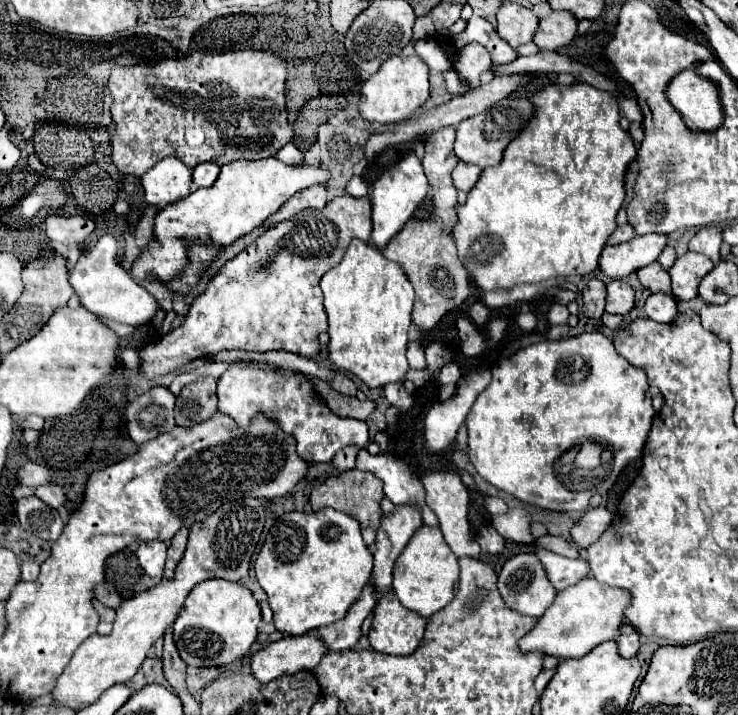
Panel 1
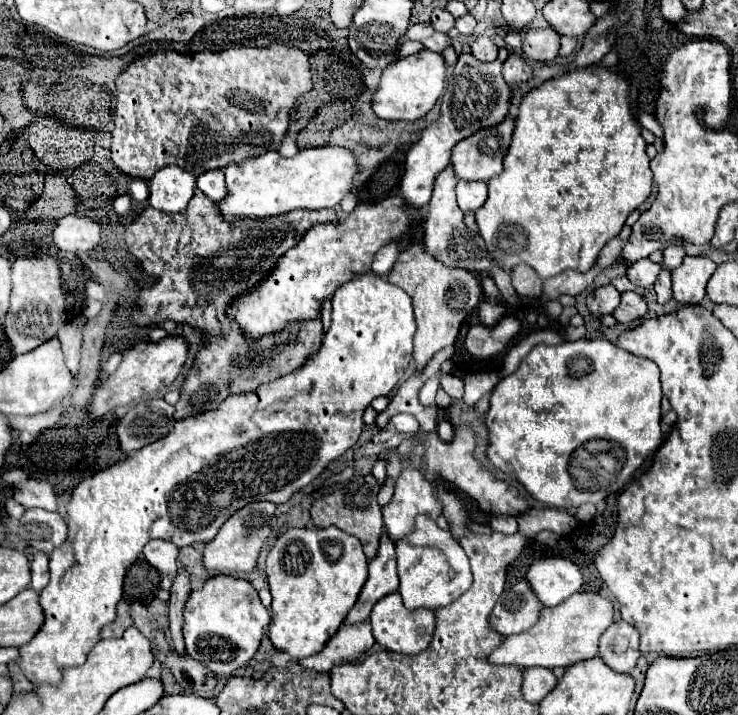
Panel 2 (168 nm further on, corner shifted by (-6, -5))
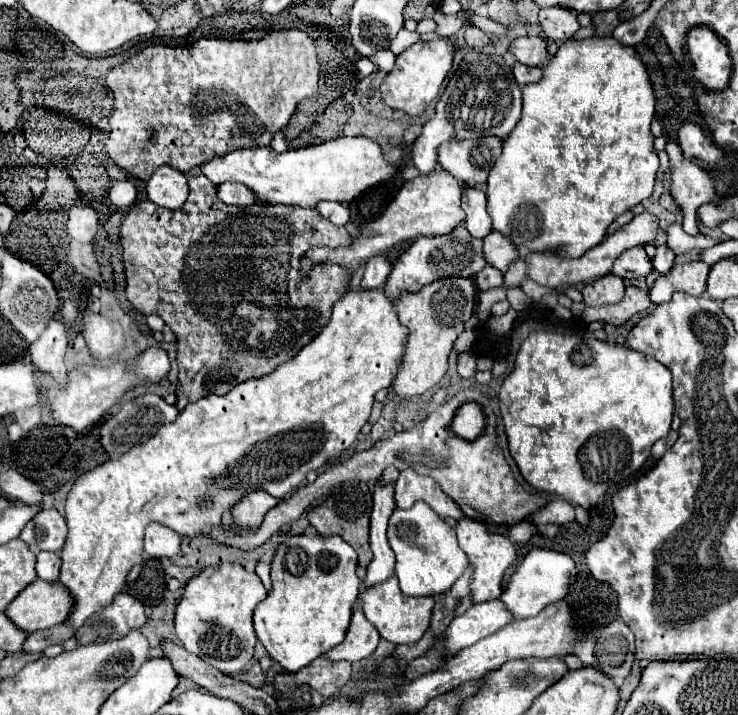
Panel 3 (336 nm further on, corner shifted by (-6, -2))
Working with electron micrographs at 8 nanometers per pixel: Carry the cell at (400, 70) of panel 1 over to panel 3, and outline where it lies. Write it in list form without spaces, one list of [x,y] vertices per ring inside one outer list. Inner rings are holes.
[[[443,37],[433,41],[417,41],[411,47],[407,47],[397,57],[393,71],[381,83],[381,95],[385,105],[389,105],[391,109],[401,109],[407,115],[421,115],[427,109],[427,105],[439,95],[441,83],[453,67],[453,53],[453,43]]]

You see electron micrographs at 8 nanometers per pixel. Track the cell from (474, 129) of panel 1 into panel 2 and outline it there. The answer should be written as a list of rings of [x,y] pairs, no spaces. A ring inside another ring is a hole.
[[[507,114],[505,120],[499,122],[497,126],[481,128],[473,136],[461,140],[453,148],[453,154],[451,154],[451,164],[455,168],[457,178],[463,178],[463,180],[483,180],[483,182],[487,182],[489,178],[501,174],[501,170],[503,170],[503,158],[505,158],[507,148],[511,144],[513,130],[515,130],[515,116],[513,114]]]

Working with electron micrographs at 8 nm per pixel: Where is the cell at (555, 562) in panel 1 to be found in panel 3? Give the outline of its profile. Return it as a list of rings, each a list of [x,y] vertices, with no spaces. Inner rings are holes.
[[[533,549],[525,555],[525,559],[513,573],[509,585],[505,587],[505,591],[501,593],[499,599],[505,603],[507,611],[515,619],[535,617],[541,609],[545,609],[547,605],[551,605],[567,595],[567,585],[571,583],[573,575],[575,575],[575,563],[569,555],[557,553],[551,549]]]

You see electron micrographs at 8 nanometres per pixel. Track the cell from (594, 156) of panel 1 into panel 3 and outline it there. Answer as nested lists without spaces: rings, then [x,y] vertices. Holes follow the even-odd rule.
[[[591,37],[591,39],[569,39],[559,45],[559,51],[549,61],[549,65],[543,69],[543,77],[537,83],[523,87],[523,115],[513,133],[503,141],[503,151],[499,159],[495,161],[493,169],[489,171],[489,183],[487,183],[487,207],[489,215],[493,219],[493,229],[501,231],[513,243],[517,249],[521,249],[521,255],[527,251],[545,251],[545,249],[557,249],[559,253],[567,257],[579,257],[587,249],[601,243],[601,239],[607,235],[607,227],[625,211],[629,211],[633,205],[641,203],[653,193],[655,185],[655,173],[659,169],[657,151],[653,147],[655,137],[651,135],[651,121],[655,115],[655,95],[649,83],[649,75],[645,65],[639,61],[633,47],[627,47],[613,37]]]

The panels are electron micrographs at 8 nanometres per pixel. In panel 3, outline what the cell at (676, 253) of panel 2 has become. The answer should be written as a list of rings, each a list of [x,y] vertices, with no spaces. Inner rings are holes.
[[[671,223],[667,227],[667,245],[675,251],[675,253],[687,253],[687,251],[703,251],[707,247],[713,247],[721,243],[721,239],[713,239],[709,235],[697,235],[691,237],[683,231],[681,223]]]

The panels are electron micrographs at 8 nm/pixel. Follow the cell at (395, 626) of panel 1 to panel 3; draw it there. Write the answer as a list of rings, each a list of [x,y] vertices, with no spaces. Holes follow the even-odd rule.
[[[395,577],[383,581],[379,585],[363,589],[361,595],[359,595],[359,601],[363,605],[365,617],[377,627],[379,635],[383,639],[395,643],[395,645],[417,643],[423,637],[423,633],[429,627],[433,603],[435,603],[433,597],[429,597],[429,595],[425,595],[425,597],[407,597],[407,595],[403,595]]]

